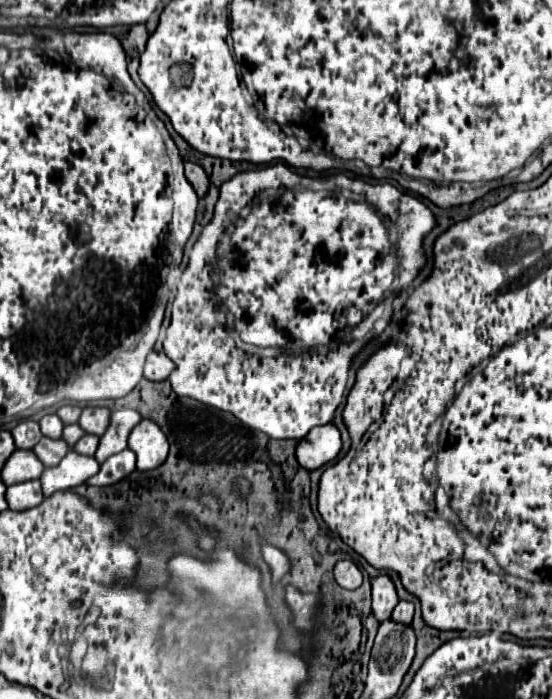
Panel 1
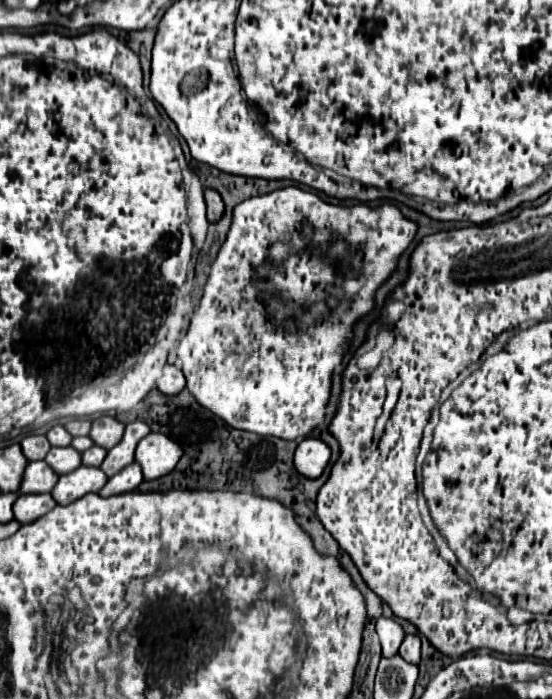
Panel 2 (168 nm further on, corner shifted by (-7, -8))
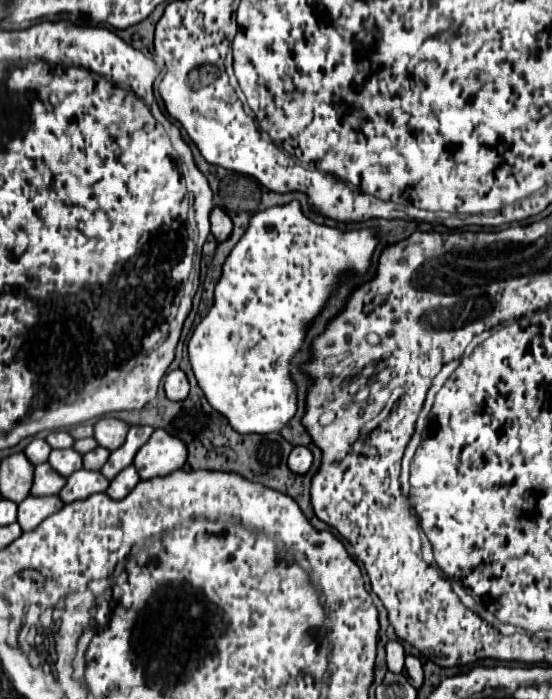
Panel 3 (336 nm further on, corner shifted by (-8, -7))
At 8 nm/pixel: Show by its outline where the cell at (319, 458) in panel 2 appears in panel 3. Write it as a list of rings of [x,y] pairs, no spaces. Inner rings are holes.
[[[293,447],[289,455],[289,469],[293,473],[307,473],[313,465],[313,453],[307,447]]]

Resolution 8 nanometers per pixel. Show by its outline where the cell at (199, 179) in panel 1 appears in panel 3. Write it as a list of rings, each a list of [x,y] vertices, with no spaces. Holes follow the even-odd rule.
[[[213,207],[211,211],[211,233],[215,235],[217,241],[223,241],[231,235],[231,229],[233,229],[233,223],[229,219],[229,215],[221,209],[221,207]]]

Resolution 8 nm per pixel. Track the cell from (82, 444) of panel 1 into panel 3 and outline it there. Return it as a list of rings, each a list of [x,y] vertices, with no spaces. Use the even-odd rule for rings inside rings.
[[[97,447],[95,451],[89,451],[83,455],[83,467],[99,471],[103,467],[103,463],[107,461],[107,457],[109,457],[109,451],[105,447]]]

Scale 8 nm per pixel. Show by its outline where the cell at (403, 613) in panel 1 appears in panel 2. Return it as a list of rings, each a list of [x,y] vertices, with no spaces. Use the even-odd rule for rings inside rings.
[[[408,634],[400,646],[400,656],[406,658],[406,662],[410,664],[418,664],[420,662],[420,640],[418,636]]]

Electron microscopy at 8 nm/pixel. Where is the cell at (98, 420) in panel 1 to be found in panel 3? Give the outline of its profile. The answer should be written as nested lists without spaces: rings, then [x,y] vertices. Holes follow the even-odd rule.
[[[103,417],[95,423],[95,439],[101,447],[115,451],[117,447],[121,447],[125,443],[129,425],[123,423],[121,419],[113,419],[113,417]]]

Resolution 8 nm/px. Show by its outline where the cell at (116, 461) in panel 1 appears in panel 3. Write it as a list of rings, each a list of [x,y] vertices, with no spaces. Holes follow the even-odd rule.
[[[129,465],[129,467],[125,467],[125,469],[111,481],[111,485],[109,485],[109,489],[107,489],[105,493],[107,493],[111,499],[123,499],[123,497],[129,495],[131,489],[135,489],[135,485],[137,485],[139,481],[141,481],[141,477],[137,475],[135,467]]]

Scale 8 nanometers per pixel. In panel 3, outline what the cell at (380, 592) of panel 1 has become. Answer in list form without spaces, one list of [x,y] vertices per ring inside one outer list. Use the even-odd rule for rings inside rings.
[[[399,639],[387,641],[385,651],[387,651],[387,667],[395,673],[401,673],[403,671],[403,659],[405,659],[405,649],[403,649],[401,641]]]

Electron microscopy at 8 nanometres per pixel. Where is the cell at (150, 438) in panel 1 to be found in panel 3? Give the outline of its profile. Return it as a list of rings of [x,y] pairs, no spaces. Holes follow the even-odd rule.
[[[155,429],[149,441],[137,451],[133,465],[141,479],[151,479],[165,477],[181,469],[185,459],[187,459],[185,443],[163,429]]]

